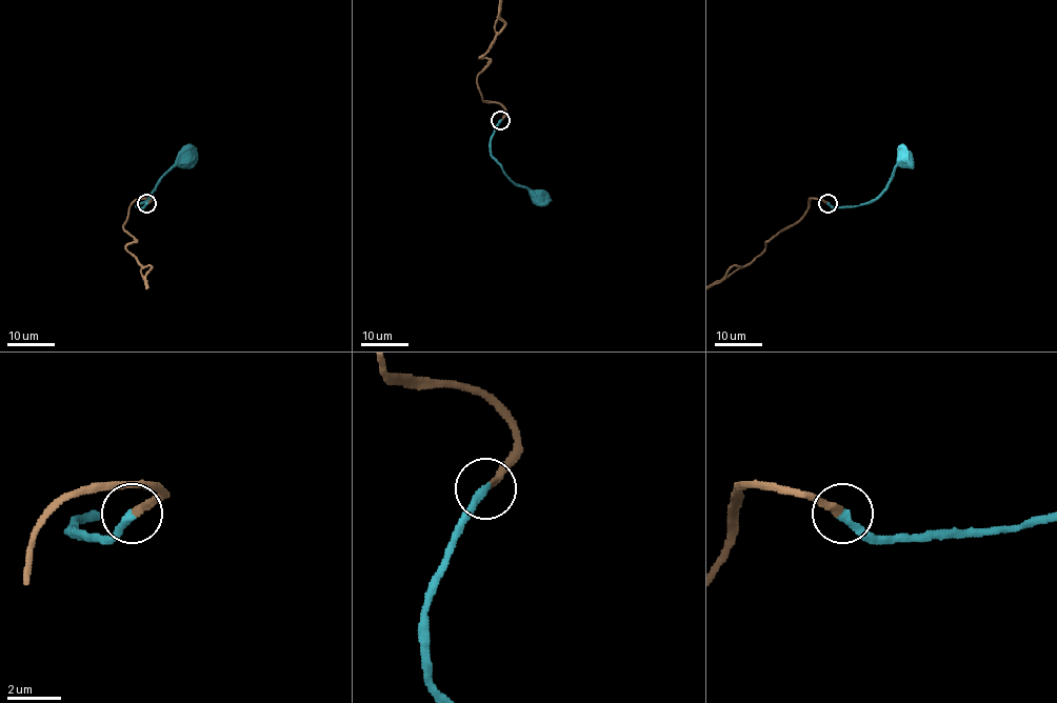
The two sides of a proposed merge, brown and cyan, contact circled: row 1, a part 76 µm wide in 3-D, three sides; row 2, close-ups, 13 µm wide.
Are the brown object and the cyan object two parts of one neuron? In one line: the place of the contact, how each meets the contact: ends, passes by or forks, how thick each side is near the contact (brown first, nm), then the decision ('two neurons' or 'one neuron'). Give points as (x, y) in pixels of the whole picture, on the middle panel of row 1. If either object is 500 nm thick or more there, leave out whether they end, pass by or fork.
at (500, 120); brown ends there; cyan ends there; 240 nm thick on the brown side, 300 nm on the other; one neuron

